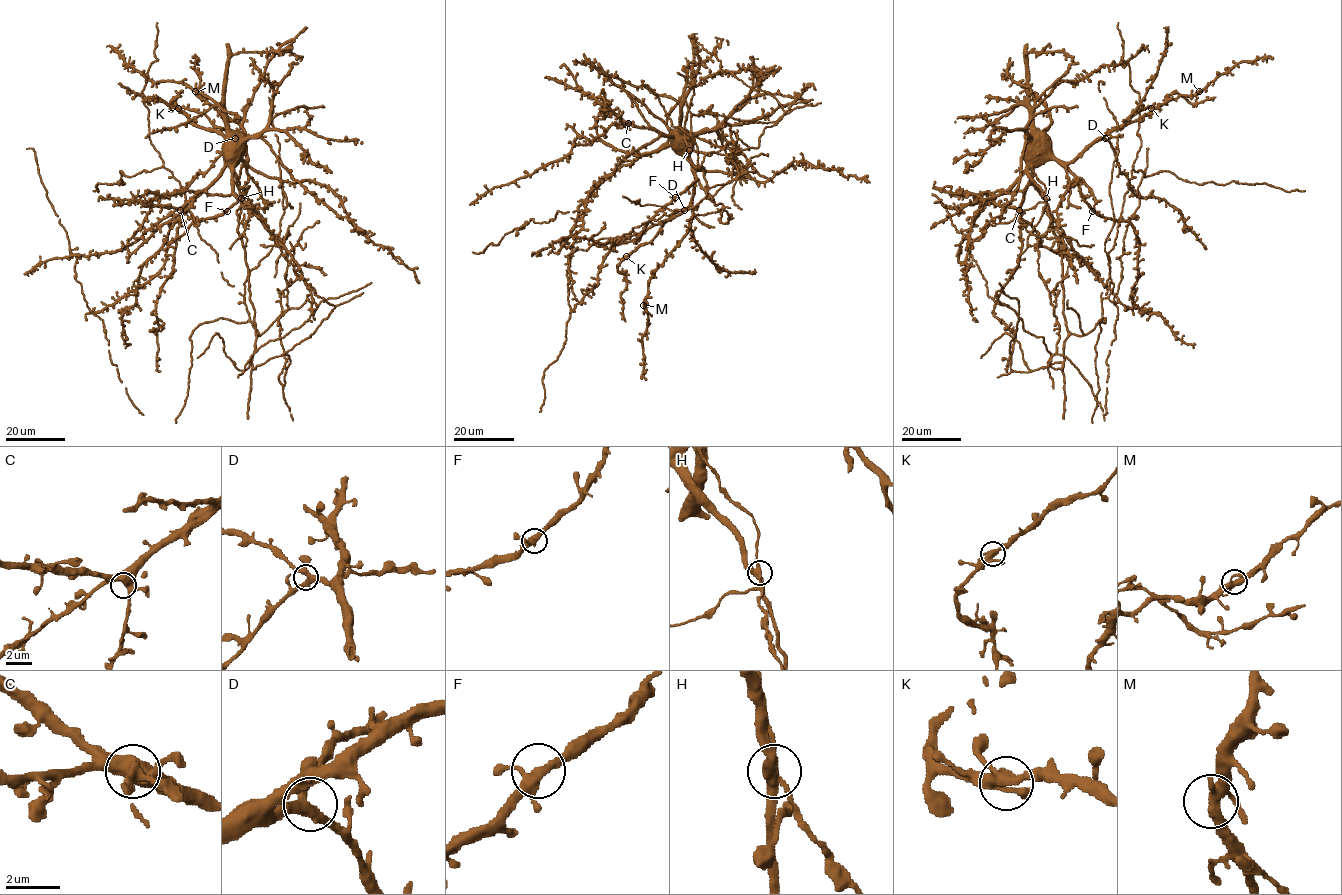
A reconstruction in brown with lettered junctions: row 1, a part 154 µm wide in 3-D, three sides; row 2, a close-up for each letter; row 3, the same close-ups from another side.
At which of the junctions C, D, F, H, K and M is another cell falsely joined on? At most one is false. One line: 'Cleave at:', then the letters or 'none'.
Cleave at: H

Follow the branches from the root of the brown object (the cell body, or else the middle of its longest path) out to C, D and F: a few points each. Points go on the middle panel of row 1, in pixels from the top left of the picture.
C: (690, 139), (686, 135), (661, 136), (653, 130), (628, 123)
D: (690, 139), (694, 192), (691, 202), (684, 210)
F: (690, 139), (690, 163), (696, 179), (675, 197)

